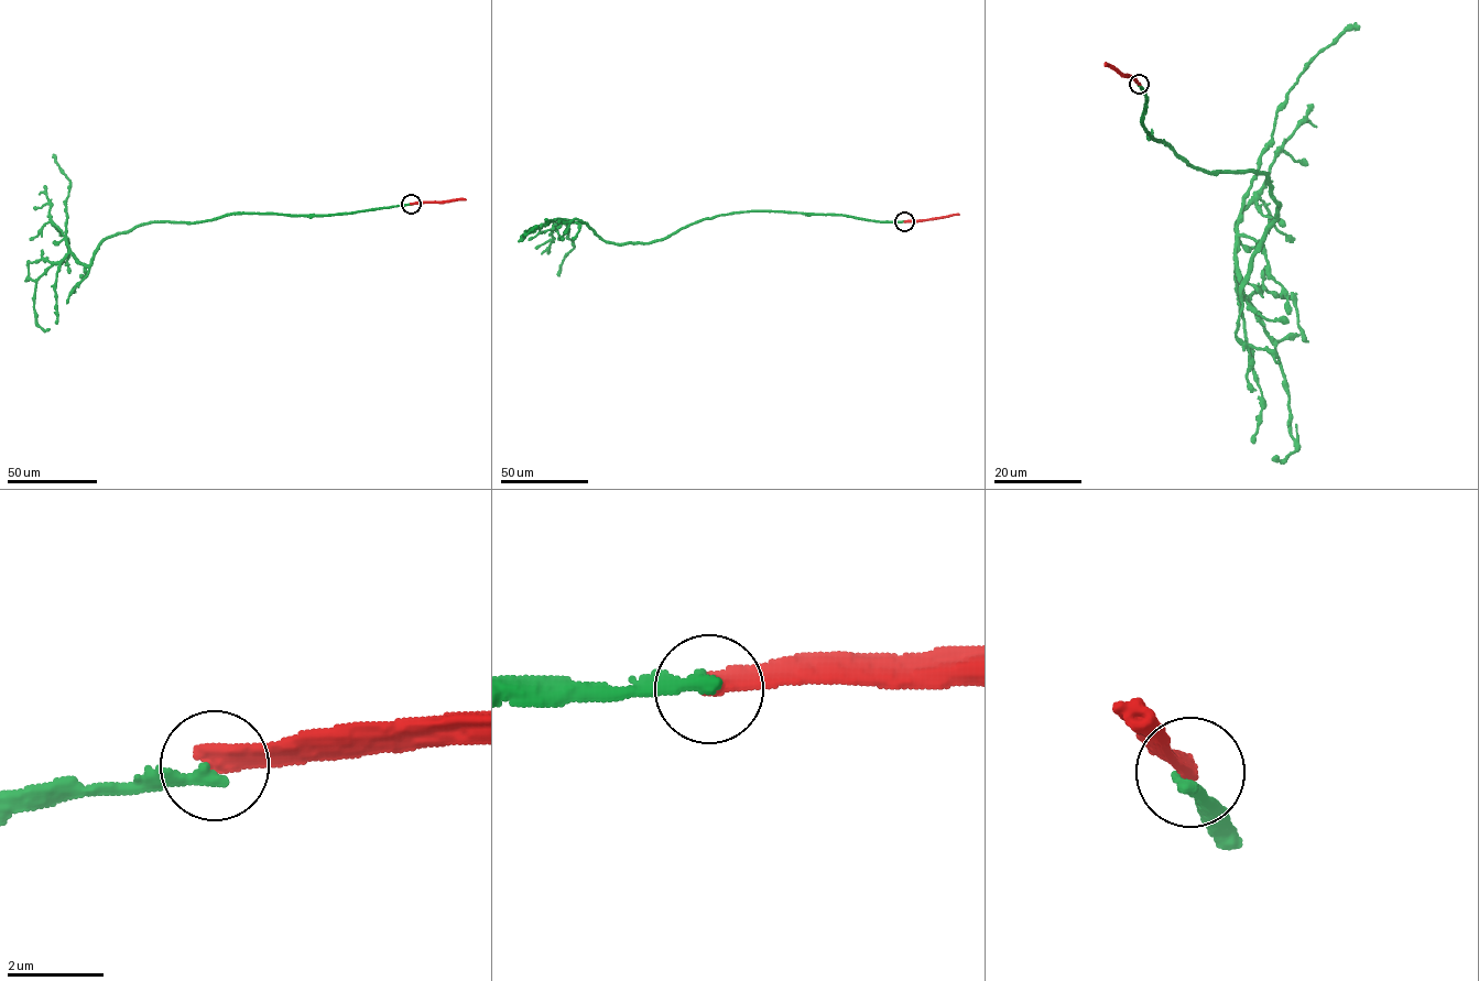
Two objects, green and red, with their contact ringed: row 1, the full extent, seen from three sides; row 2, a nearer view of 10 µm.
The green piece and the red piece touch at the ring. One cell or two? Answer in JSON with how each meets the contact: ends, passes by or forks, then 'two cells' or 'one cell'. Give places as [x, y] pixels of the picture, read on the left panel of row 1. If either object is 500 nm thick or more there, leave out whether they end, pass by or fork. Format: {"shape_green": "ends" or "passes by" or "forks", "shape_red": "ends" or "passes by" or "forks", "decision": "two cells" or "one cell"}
{"shape_green": "ends", "shape_red": "ends", "decision": "two cells"}

